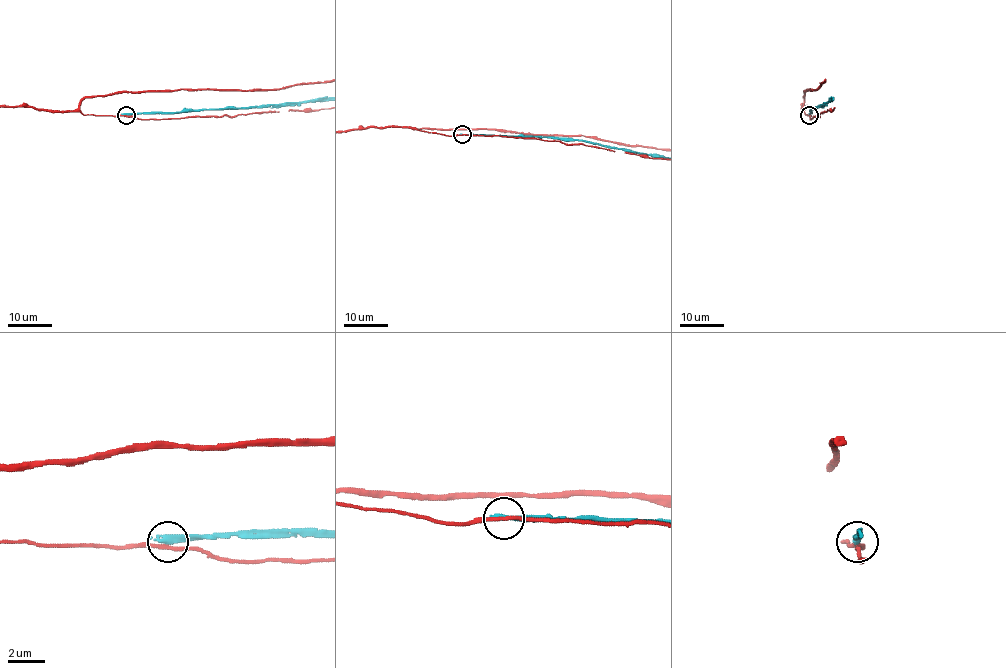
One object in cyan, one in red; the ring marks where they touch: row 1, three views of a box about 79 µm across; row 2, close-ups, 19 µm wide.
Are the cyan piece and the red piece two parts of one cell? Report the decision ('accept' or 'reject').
reject

